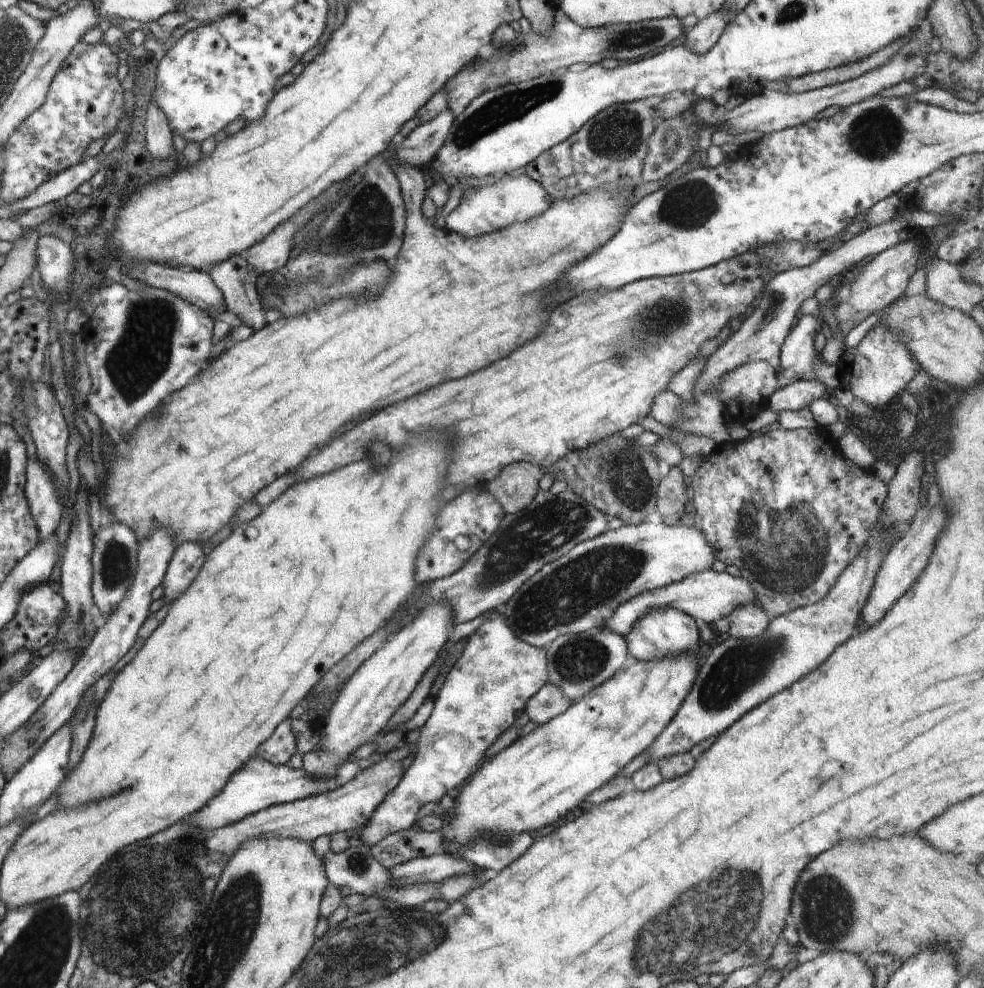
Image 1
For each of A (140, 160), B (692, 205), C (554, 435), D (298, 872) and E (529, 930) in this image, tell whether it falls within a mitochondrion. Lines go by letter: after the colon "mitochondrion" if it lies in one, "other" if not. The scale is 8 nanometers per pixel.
A: other
B: mitochondrion
C: other
D: other
E: other

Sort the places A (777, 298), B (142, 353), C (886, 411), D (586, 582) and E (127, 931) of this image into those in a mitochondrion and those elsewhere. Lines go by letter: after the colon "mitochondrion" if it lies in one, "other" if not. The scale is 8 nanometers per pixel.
A: mitochondrion
B: mitochondrion
C: other
D: mitochondrion
E: mitochondrion

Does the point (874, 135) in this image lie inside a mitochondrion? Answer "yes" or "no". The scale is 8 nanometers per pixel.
yes

